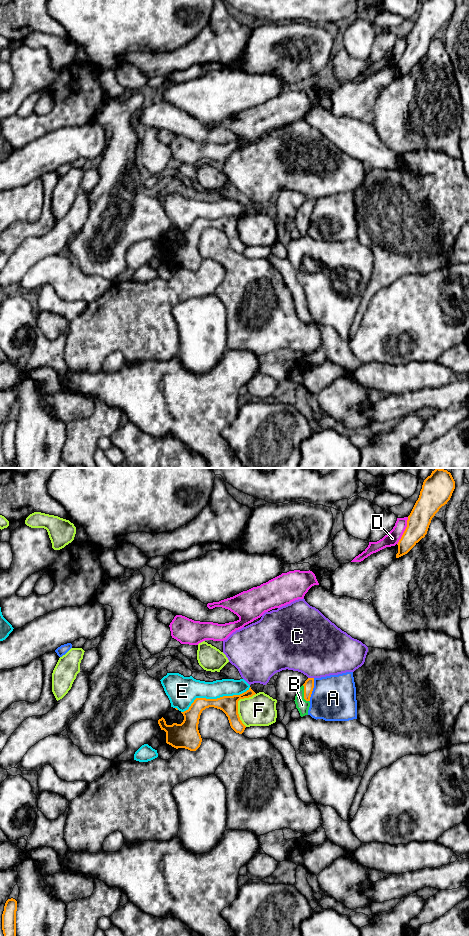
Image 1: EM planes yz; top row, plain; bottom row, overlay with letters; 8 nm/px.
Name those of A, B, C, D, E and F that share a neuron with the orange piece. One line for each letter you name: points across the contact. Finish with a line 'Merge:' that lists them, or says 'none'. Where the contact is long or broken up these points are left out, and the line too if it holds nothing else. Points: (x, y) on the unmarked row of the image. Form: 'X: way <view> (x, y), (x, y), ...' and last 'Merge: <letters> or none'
B: way yz (309, 203), (304, 214), (302, 225)
Merge: B

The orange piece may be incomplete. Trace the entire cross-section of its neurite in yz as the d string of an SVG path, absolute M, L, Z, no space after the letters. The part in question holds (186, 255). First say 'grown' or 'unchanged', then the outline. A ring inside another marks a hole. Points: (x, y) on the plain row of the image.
unchanged; M250 207L240 215L223 216L217 219L196 218L188 230L181 232L184 236L181 244L167 245L163 237L158 240L161 250L166 252L166 263L176 269L185 268L196 271L202 262L198 250L200 235L203 230L209 227L222 230L228 237L231 248L236 253L242 254L246 246L242 243L238 234L238 221L255 214Z

